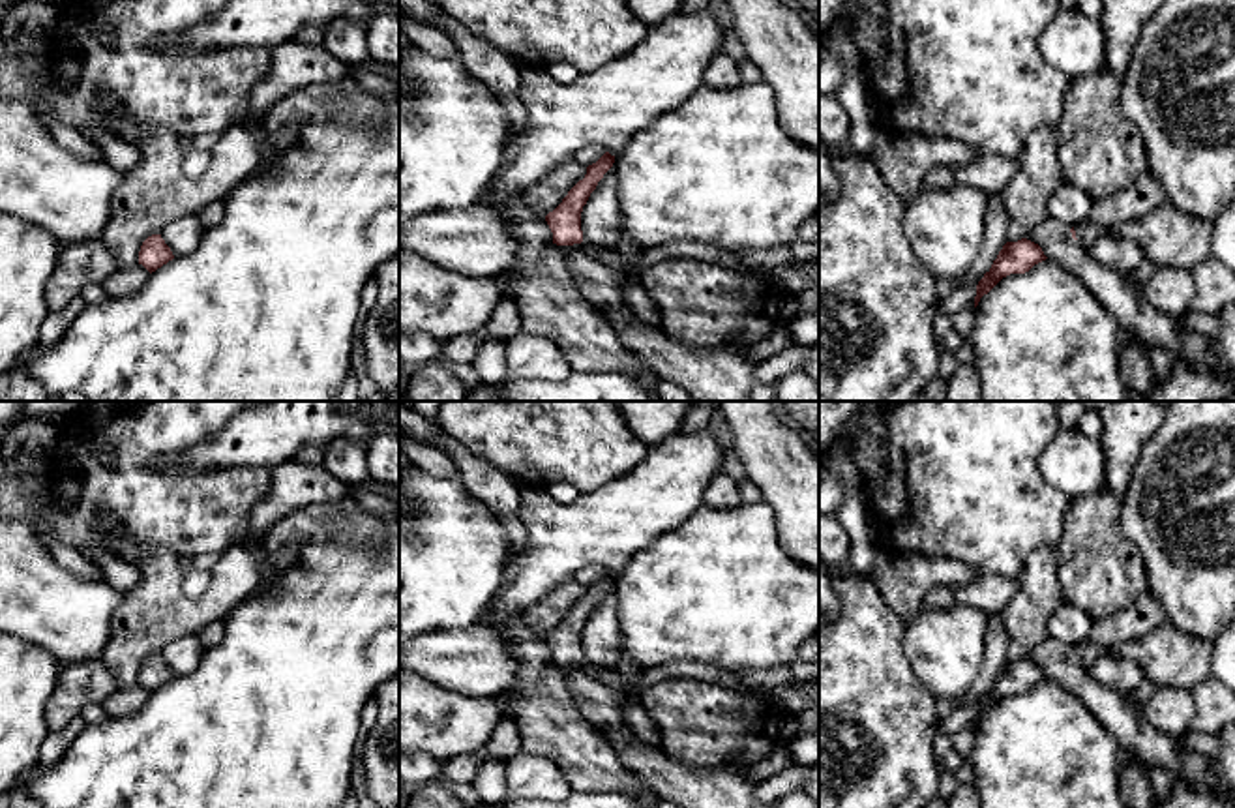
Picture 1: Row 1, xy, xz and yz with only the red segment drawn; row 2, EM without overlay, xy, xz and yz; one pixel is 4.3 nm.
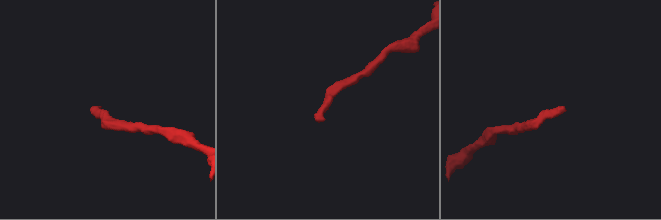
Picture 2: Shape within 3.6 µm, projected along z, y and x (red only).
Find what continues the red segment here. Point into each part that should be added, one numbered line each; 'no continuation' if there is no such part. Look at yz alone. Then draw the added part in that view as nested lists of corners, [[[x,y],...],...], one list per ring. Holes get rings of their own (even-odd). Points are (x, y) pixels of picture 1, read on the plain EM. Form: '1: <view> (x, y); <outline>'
1: yz (1087, 653); [[[1085,639],[1074,647],[1076,658],[1081,662],[1085,669],[1089,669],[1104,652],[1106,649],[1094,643],[1093,639]]]

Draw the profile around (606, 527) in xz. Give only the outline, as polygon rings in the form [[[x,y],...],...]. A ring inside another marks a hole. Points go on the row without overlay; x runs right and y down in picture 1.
[[[710,429],[675,433],[650,446],[647,457],[622,476],[605,486],[579,493],[570,504],[560,504],[540,487],[521,489],[519,517],[527,529],[528,544],[513,553],[502,570],[502,585],[487,606],[482,621],[491,622],[527,611],[557,587],[570,581],[583,566],[602,566],[617,576],[628,561],[648,547],[660,534],[678,527],[703,506],[710,480],[722,472],[725,448]]]

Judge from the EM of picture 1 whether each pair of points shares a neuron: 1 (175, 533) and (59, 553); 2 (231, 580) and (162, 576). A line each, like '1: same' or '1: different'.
1: different
2: same

